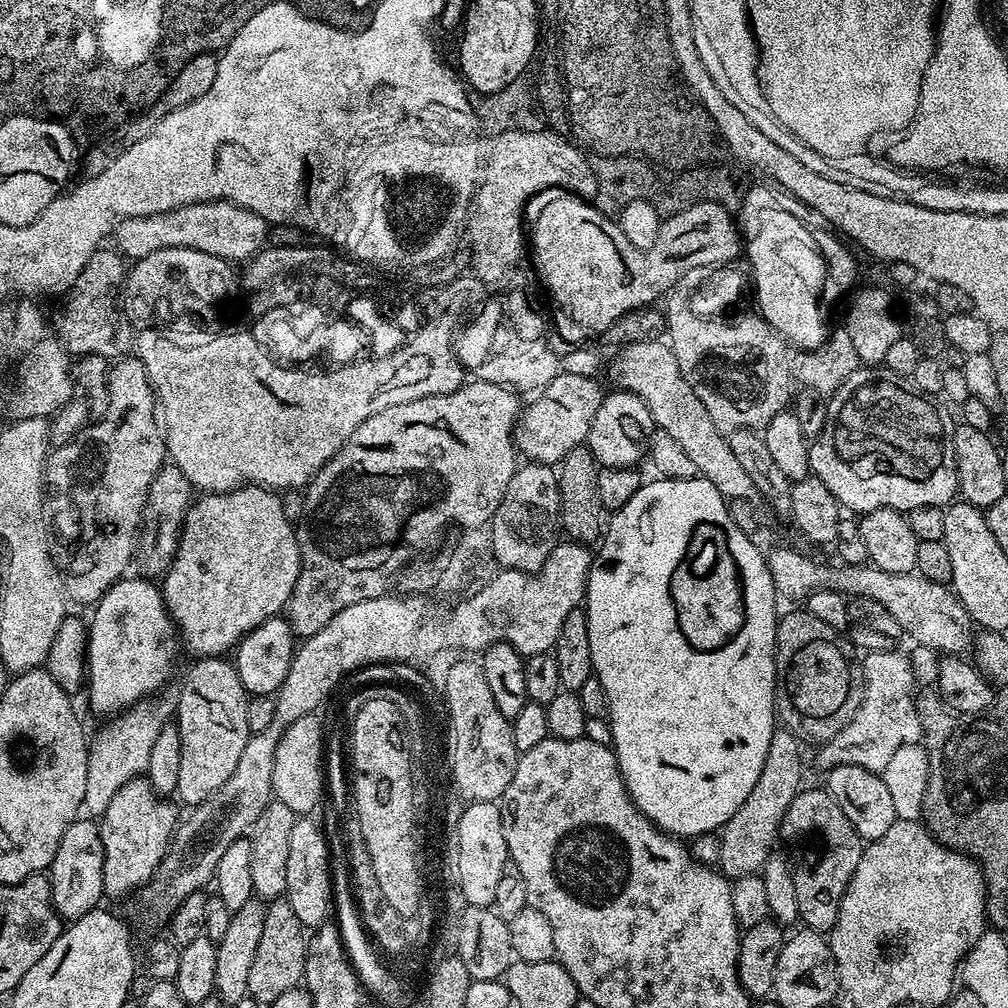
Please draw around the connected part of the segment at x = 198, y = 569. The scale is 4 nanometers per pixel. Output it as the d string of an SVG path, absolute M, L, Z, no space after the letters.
M245 486L235 488L233 492L209 492L201 495L185 514L184 524L180 527L178 539L180 541L176 544L176 557L173 558L172 565L169 566L168 573L164 576L162 591L164 593L164 605L167 606L168 612L176 622L179 639L182 641L183 647L185 644L193 652L193 657L223 657L225 654L231 653L246 634L250 634L258 626L262 626L262 622L266 622L272 616L280 616L287 609L288 599L292 597L292 591L298 582L300 551L296 541L295 527L286 518L284 501L275 491L255 486Z

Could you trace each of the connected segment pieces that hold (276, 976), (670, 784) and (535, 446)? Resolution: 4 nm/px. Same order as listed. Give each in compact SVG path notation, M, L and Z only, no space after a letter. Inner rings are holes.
M277 898L267 905L262 938L259 939L254 964L250 969L247 995L262 1006L271 1006L274 998L286 994L286 990L297 987L304 979L304 963L308 953L306 929L298 922L297 915L287 898Z
M699 474L690 477L689 480L655 479L650 481L649 484L648 481L641 483L640 488L634 494L634 498L630 498L630 502L626 502L626 506L622 506L617 512L611 513L610 519L607 521L602 533L602 539L599 541L592 557L592 569L588 575L588 590L584 594L582 607L586 614L586 626L590 630L590 662L592 663L592 670L598 678L598 682L602 682L602 690L606 694L606 702L608 703L606 719L612 728L612 743L610 747L616 754L616 761L620 767L626 790L631 794L632 801L636 803L636 809L647 820L651 820L656 827L667 832L669 836L695 838L707 832L716 832L723 828L724 823L738 810L738 806L742 806L742 802L746 802L746 798L750 795L750 790L754 790L754 786L758 782L758 774L762 774L762 765L766 762L766 750L770 750L770 738L776 733L778 727L778 717L776 715L776 625L778 623L776 600L778 601L778 593L774 582L770 578L770 570L768 569L765 553L763 551L760 553L759 546L752 541L753 537L749 533L738 530L738 526L734 526L734 518L730 518L728 513L728 500L710 481L705 480Z
M561 372L544 388L517 421L513 440L523 459L531 463L557 465L570 450L581 447L589 434L591 422L604 397L604 389L595 377Z

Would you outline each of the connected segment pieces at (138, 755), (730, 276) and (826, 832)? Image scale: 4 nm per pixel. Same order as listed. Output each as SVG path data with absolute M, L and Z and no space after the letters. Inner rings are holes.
M169 683L159 698L145 698L125 708L111 717L108 724L88 745L88 769L86 770L86 794L83 811L89 817L103 816L106 806L114 799L114 794L126 786L126 782L143 777L148 771L150 750L158 739L162 726L166 726L176 715L176 704L180 700L180 684Z
M713 266L690 270L672 287L671 292L667 293L666 296L666 301L668 300L668 316L666 312L667 343L670 345L674 358L678 362L678 370L682 370L682 378L686 378L686 382L690 382L690 390L694 390L694 394L698 394L698 402L702 402L702 406L706 406L706 414L710 414L710 422L714 422L714 426L721 434L737 432L743 428L762 430L770 422L770 418L774 418L774 414L785 411L794 399L794 377L789 345L779 332L774 331L764 321L764 317L760 315L759 311L753 310L751 307L749 307L750 309L743 308L740 305L744 300L744 280L746 284L746 276L745 273L743 276L738 269L732 267L736 266Z
M823 787L807 788L797 792L794 802L790 802L780 824L780 836L808 836L808 845L792 870L794 894L798 894L800 920L812 931L828 934L838 918L842 894L851 882L854 870L858 870L865 845L854 826L850 826L850 818L842 814L842 806L834 802L827 790Z

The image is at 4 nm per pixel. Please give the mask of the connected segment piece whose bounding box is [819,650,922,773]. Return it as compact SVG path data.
M900 650L869 652L863 658L864 701L851 722L819 749L825 769L849 764L882 773L900 747L921 743L920 715L916 709L918 681L911 659Z

